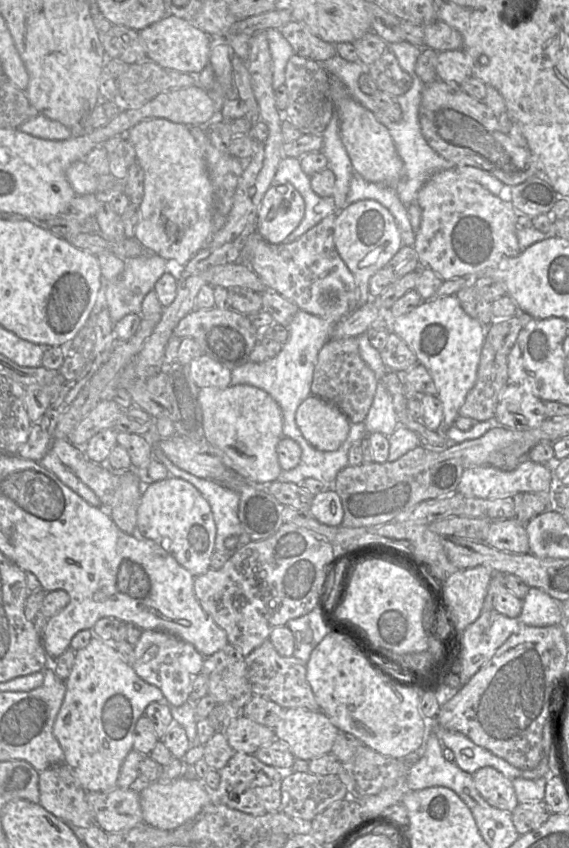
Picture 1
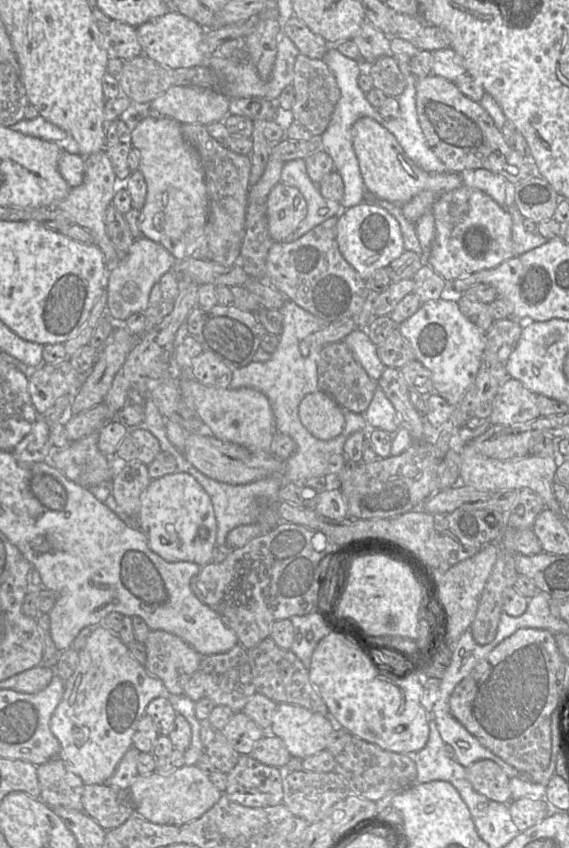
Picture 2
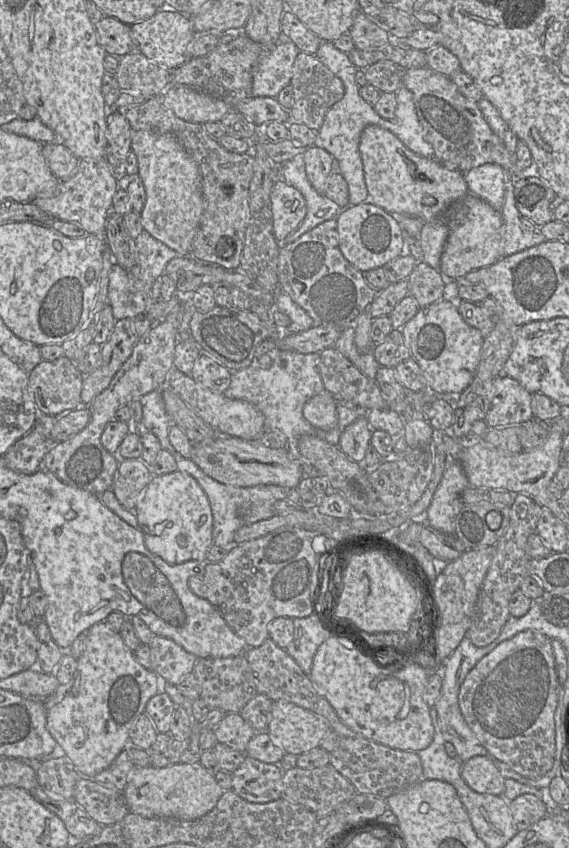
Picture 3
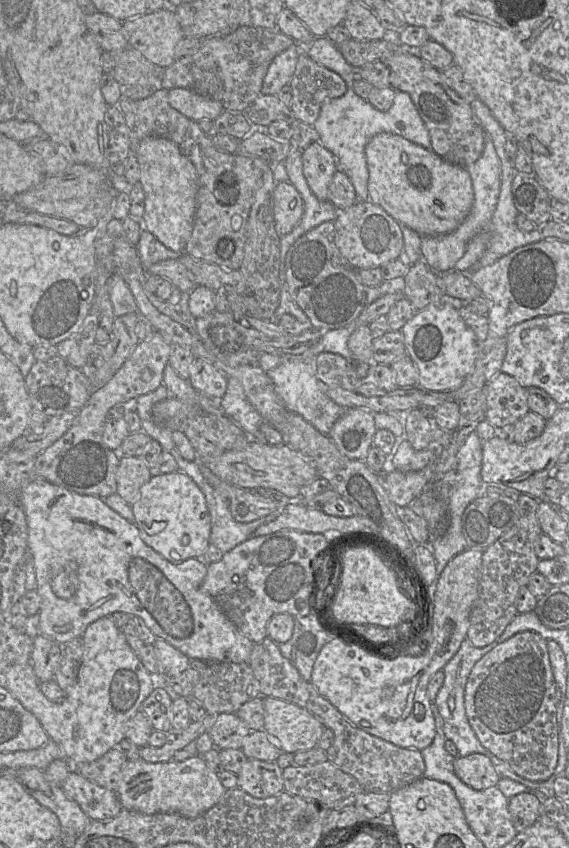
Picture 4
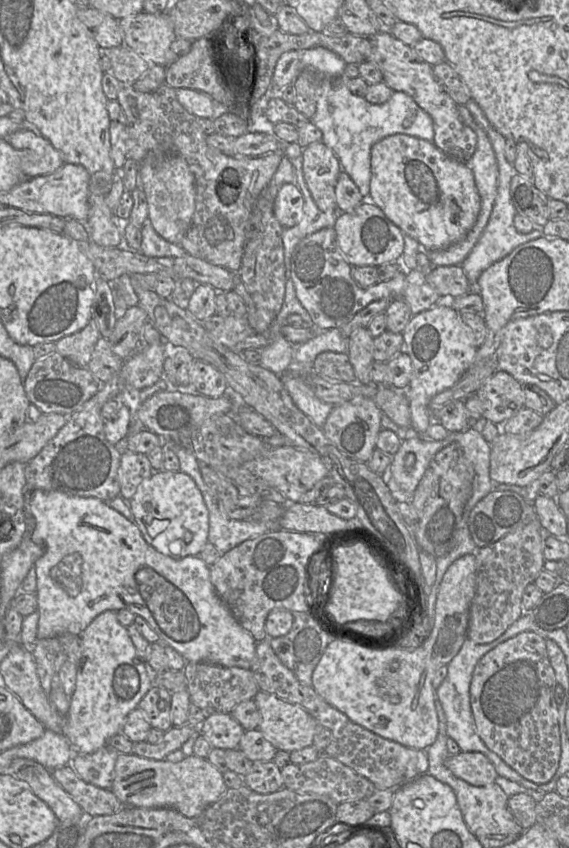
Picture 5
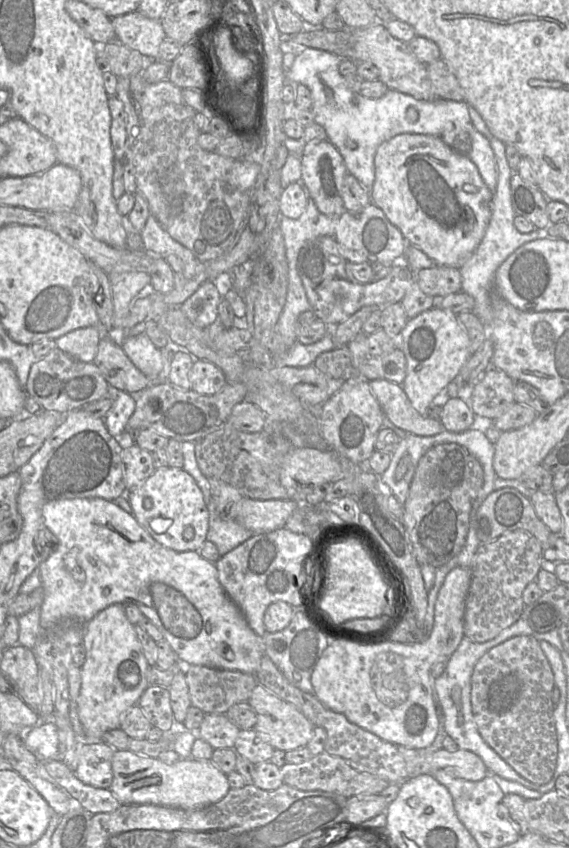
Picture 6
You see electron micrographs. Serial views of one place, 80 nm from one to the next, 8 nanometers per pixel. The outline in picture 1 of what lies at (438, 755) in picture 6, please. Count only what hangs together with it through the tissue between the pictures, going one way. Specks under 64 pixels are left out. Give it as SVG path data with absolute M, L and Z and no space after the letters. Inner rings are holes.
M483 767L473 774L474 785L492 807L512 812L518 805L512 780L492 767Z

